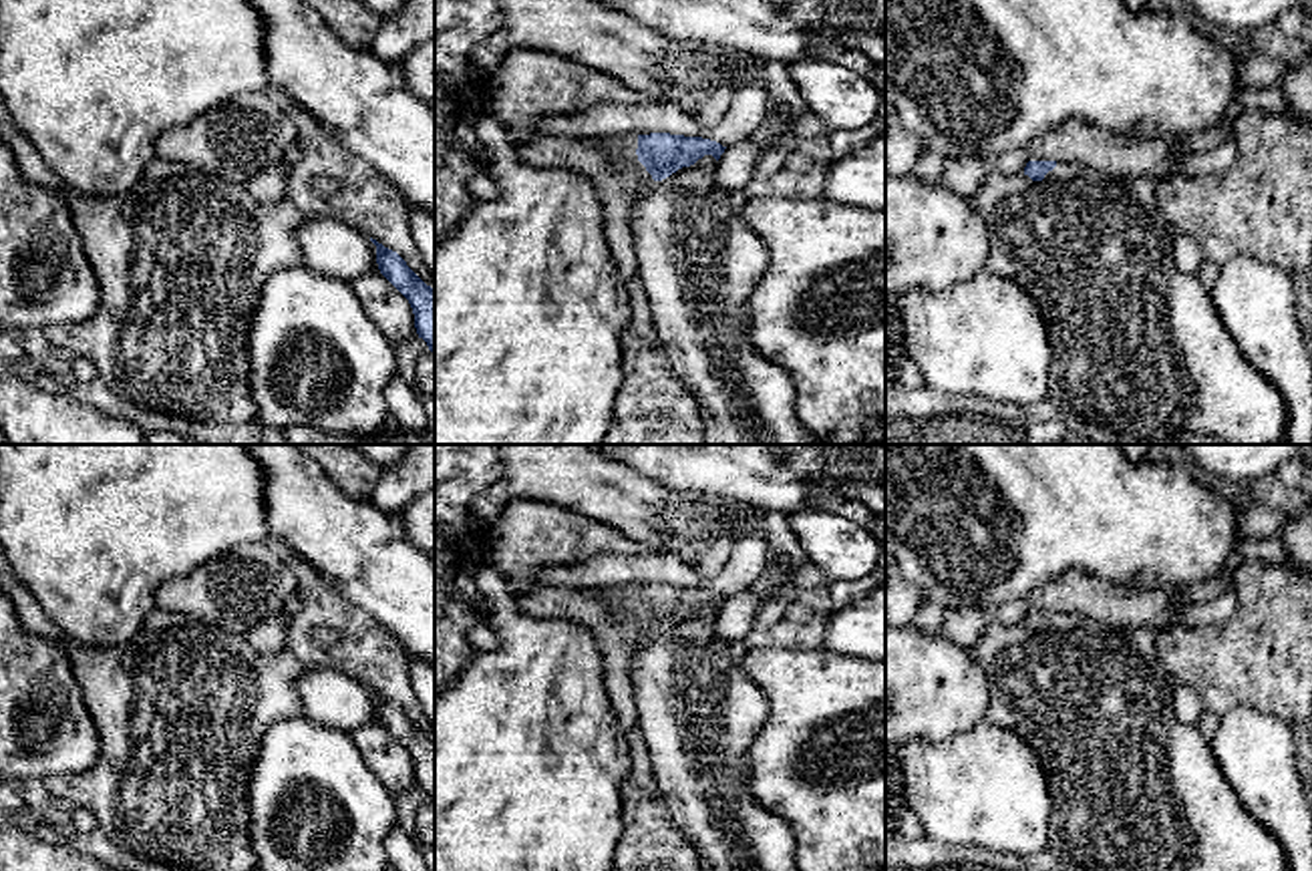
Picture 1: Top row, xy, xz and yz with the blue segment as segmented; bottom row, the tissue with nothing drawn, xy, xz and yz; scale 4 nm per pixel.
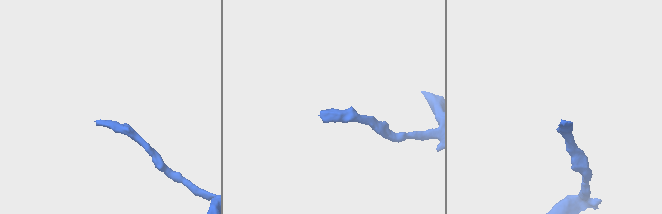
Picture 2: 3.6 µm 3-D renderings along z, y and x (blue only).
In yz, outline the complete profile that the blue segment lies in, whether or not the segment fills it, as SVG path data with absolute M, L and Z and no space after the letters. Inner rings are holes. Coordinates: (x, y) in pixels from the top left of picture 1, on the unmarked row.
M1028 612L1024 626L1032 632L1069 632L1081 624L1081 618L1064 612Z

